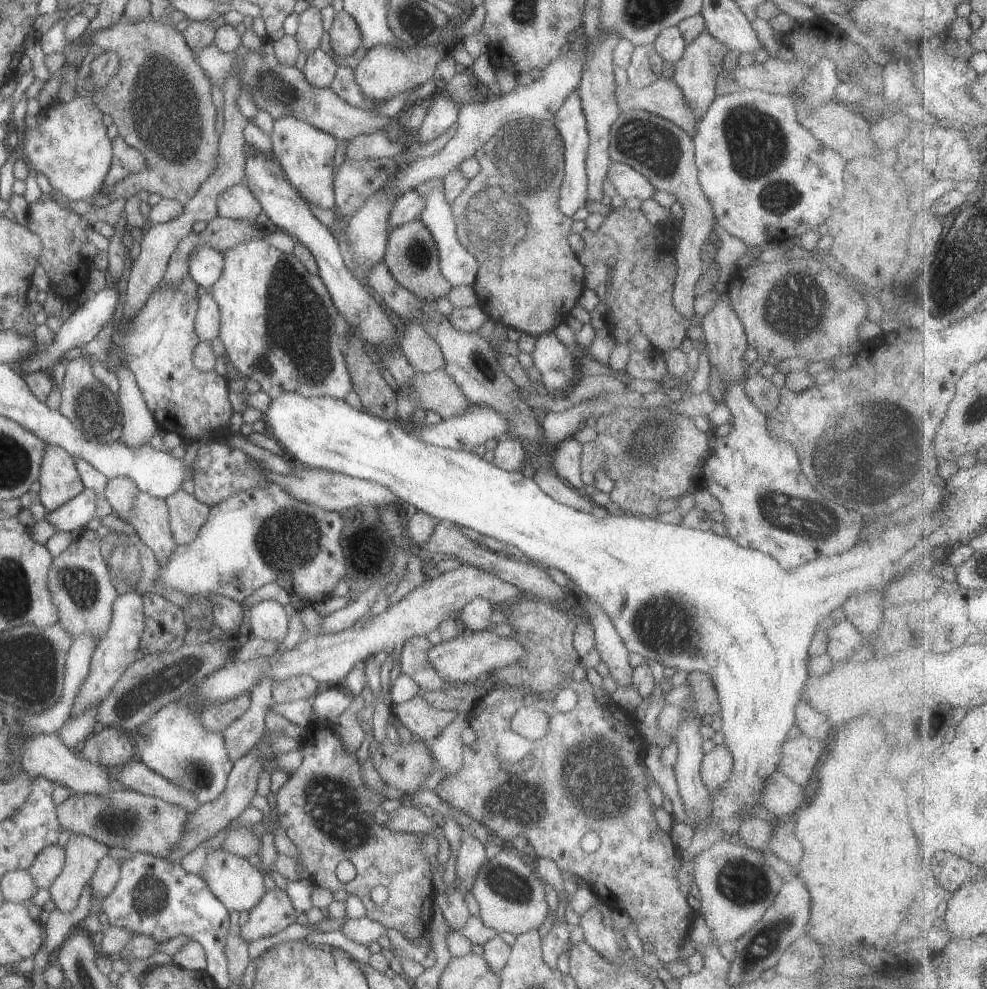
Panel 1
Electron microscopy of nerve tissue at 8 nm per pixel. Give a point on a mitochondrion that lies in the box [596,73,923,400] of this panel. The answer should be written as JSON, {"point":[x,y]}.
{"point":[756,143]}

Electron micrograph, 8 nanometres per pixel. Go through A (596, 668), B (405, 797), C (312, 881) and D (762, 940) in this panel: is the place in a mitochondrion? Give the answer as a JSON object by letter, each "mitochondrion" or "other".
{"A":"other","B":"other","C":"other","D":"mitochondrion"}

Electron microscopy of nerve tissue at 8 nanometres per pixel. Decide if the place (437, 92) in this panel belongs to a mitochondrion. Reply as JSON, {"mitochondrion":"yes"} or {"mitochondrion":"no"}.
{"mitochondrion":"no"}

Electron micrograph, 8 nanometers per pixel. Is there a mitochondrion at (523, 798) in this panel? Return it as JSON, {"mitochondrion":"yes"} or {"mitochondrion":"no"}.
{"mitochondrion":"yes"}

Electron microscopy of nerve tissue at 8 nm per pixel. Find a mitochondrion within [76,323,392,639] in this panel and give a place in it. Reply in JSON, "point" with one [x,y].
{"point":[288,540]}

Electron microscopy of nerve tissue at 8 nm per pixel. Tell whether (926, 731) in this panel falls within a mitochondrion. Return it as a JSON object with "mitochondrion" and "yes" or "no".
{"mitochondrion":"yes"}

